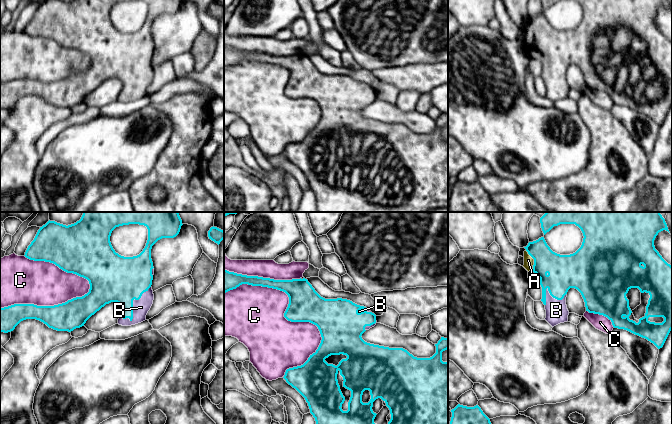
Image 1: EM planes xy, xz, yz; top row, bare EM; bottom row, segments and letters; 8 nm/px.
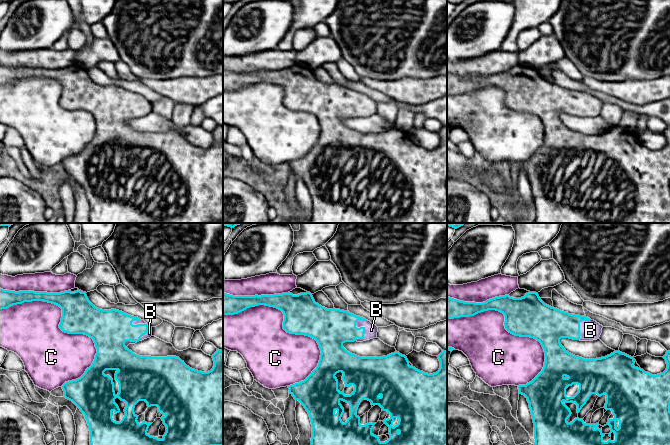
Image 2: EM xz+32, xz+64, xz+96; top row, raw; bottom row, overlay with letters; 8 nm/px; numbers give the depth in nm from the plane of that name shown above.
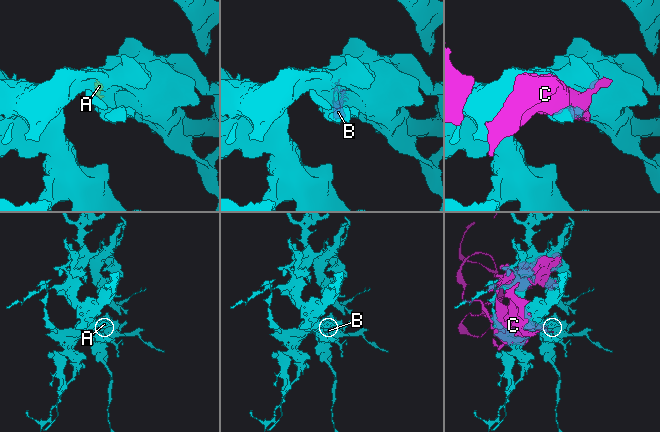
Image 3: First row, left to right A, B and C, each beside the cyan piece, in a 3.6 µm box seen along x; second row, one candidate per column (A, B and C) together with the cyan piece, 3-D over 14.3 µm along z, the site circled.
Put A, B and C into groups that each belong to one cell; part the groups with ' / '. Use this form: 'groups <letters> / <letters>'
groups A B / C

